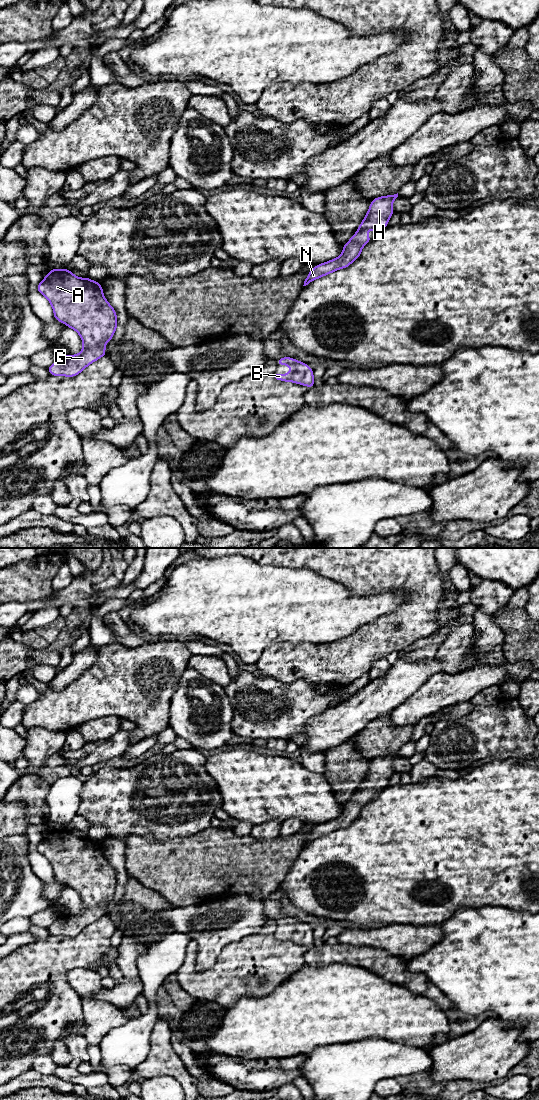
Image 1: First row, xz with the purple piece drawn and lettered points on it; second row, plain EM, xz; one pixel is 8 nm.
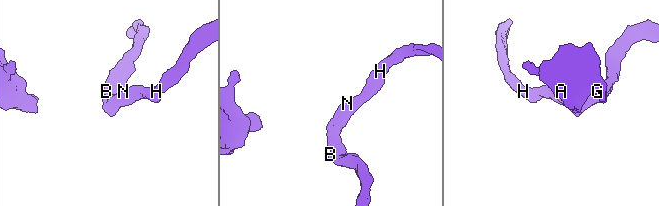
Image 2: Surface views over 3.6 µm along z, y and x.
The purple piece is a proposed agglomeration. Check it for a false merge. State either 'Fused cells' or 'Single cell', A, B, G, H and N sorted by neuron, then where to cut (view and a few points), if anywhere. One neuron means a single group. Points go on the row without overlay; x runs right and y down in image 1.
Single cell. Groups: A B G H N. No split

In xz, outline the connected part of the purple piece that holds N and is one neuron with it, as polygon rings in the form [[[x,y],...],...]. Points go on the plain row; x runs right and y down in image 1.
[[[398,753],[373,759],[364,780],[358,787],[358,791],[344,805],[341,815],[333,820],[316,825],[309,832],[303,846],[336,830],[346,828],[354,822],[360,816],[363,806],[372,800],[366,791],[380,791],[388,786],[388,780],[394,773],[392,764],[397,757]]]

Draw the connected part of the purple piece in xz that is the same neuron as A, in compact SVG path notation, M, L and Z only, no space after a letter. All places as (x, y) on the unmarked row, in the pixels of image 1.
M66 828L51 829L37 850L49 860L54 879L77 891L83 902L79 914L65 915L50 925L50 935L74 937L107 915L105 904L115 893L117 876L98 842L79 838Z

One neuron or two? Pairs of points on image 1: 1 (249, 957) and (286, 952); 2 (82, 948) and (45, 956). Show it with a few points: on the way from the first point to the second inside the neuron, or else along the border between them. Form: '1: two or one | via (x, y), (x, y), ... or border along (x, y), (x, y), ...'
1: one | via (258, 954), (277, 954)
2: one | via (73, 952), (54, 956)

